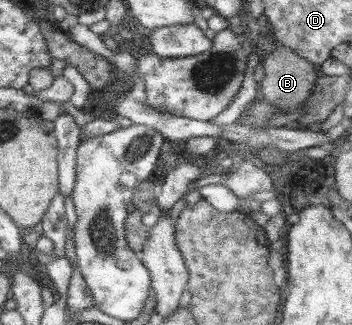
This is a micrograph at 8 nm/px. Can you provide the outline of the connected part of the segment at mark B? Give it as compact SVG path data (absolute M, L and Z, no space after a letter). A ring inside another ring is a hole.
M278 45L274 51L261 55L261 57L265 75L258 83L259 98L272 103L274 107L278 107L282 111L290 112L310 97L310 93L312 93L312 89L316 85L316 79L319 76L318 71L314 70L314 64L300 57L288 46L282 45Z

